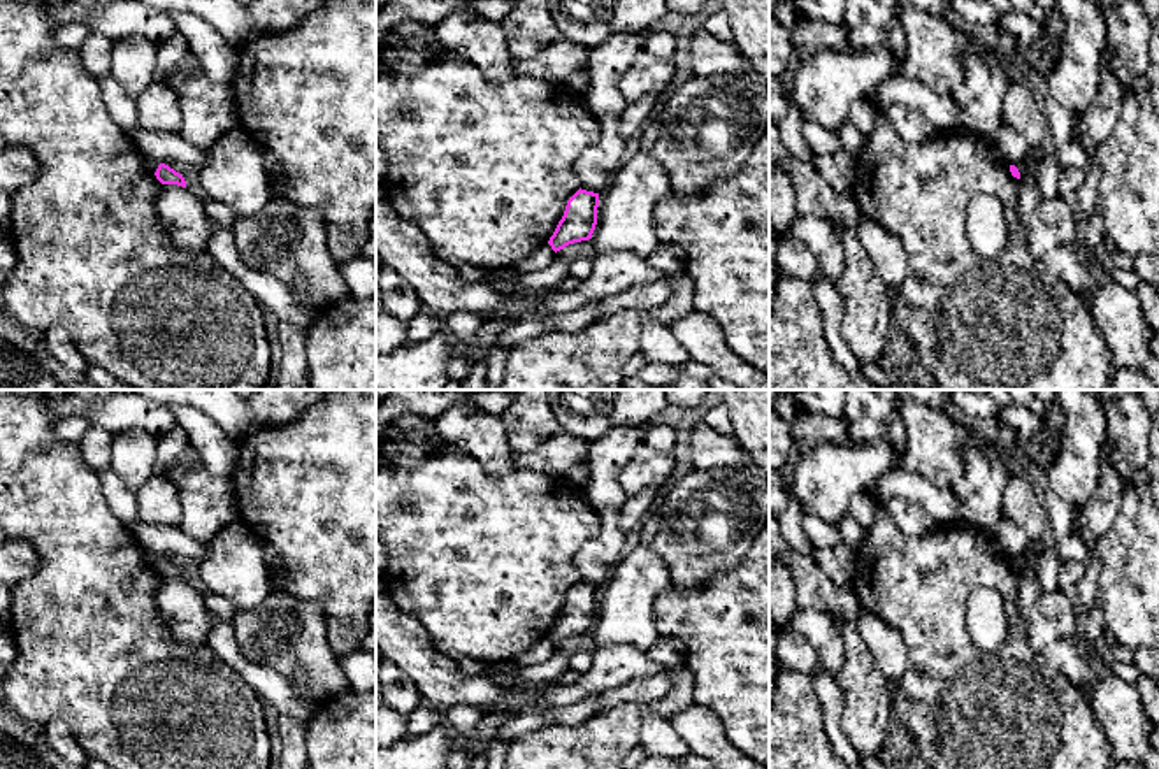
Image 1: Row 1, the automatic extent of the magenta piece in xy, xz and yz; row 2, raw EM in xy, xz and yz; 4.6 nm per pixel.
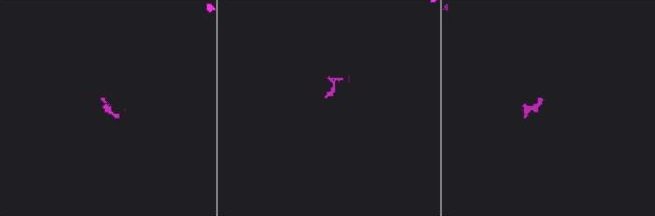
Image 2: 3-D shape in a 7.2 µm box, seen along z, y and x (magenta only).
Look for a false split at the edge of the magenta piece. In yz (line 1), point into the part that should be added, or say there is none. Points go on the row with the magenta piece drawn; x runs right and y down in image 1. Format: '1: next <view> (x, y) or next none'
1: next none

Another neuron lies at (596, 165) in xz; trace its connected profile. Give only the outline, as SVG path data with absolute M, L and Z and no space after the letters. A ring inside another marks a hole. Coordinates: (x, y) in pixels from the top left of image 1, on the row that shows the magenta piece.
M602 114L599 121L602 125L601 140L583 149L572 163L580 188L594 193L609 186L632 147L632 142L618 132L620 119L616 114Z

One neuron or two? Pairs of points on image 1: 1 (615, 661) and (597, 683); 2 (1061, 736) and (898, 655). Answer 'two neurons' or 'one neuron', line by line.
1: one neuron
2: two neurons

